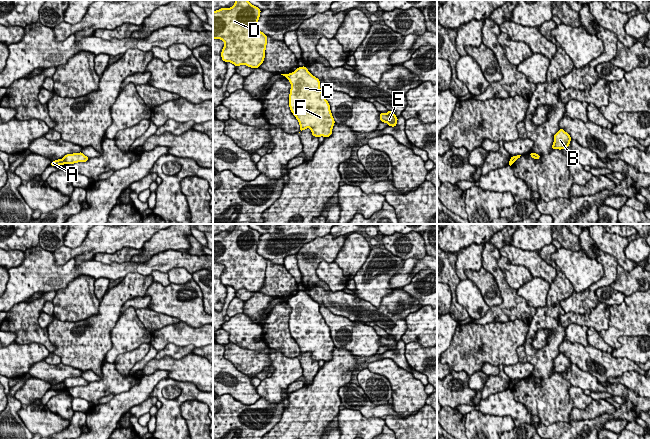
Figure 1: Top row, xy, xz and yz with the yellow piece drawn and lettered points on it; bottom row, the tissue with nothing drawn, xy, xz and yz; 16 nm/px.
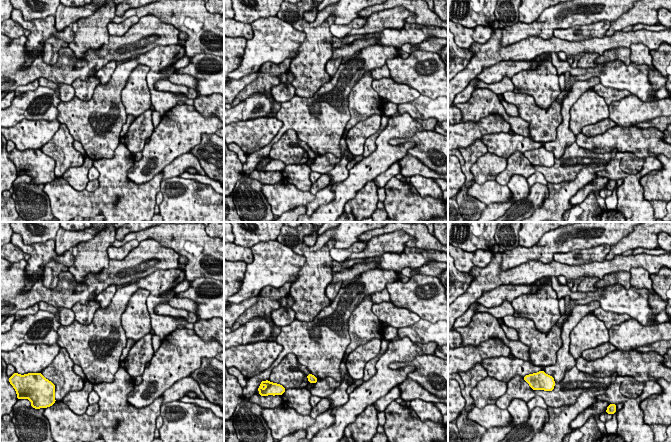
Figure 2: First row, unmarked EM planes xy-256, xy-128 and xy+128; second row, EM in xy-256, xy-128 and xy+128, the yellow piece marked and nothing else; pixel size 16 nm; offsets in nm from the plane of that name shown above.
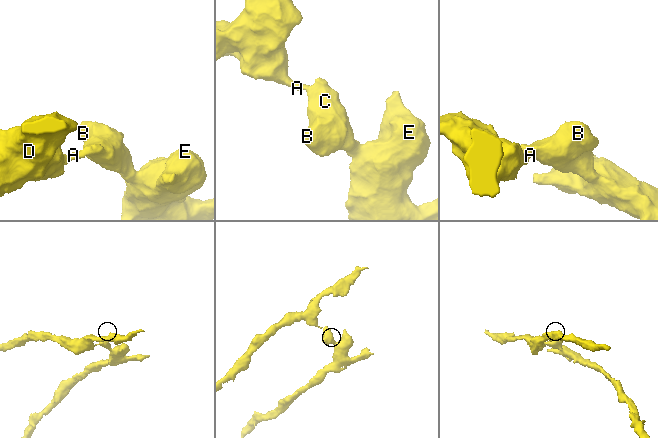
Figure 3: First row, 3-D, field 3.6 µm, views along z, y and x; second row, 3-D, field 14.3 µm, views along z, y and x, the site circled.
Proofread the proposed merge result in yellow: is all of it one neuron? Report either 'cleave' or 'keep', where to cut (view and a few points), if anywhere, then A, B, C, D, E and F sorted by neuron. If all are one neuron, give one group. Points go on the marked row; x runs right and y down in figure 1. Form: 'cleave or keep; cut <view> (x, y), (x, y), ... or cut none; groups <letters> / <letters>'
cleave; cut xy (63, 158), (66, 162); groups A D / B C E F

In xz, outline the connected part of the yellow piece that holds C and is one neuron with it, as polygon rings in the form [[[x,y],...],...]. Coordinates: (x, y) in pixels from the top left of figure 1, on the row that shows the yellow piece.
[[[305,66],[287,76],[291,83],[289,106],[300,124],[300,132],[310,128],[315,137],[329,137],[335,123],[323,92],[320,80],[310,74]]]

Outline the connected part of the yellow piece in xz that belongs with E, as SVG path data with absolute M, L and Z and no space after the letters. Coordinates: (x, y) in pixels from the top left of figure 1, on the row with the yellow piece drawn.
M388 110L387 114L380 113L380 120L381 120L381 122L387 123L388 126L395 127L397 124L398 118L392 111Z

